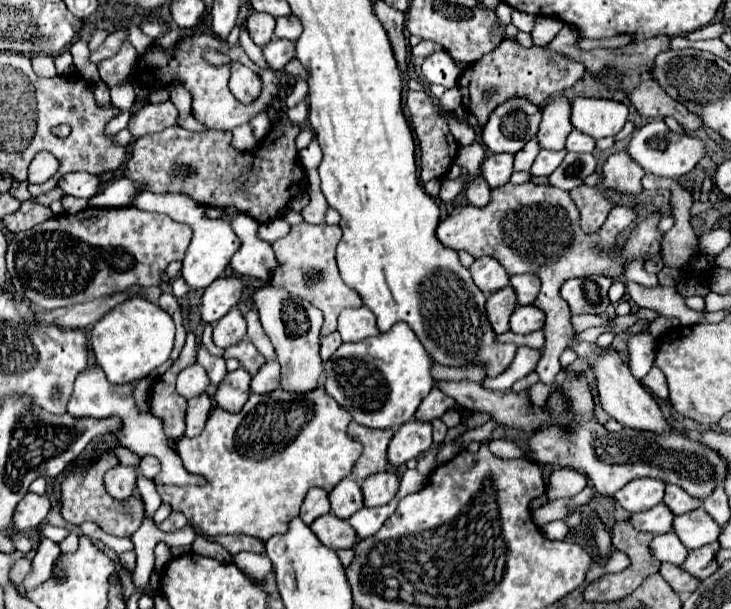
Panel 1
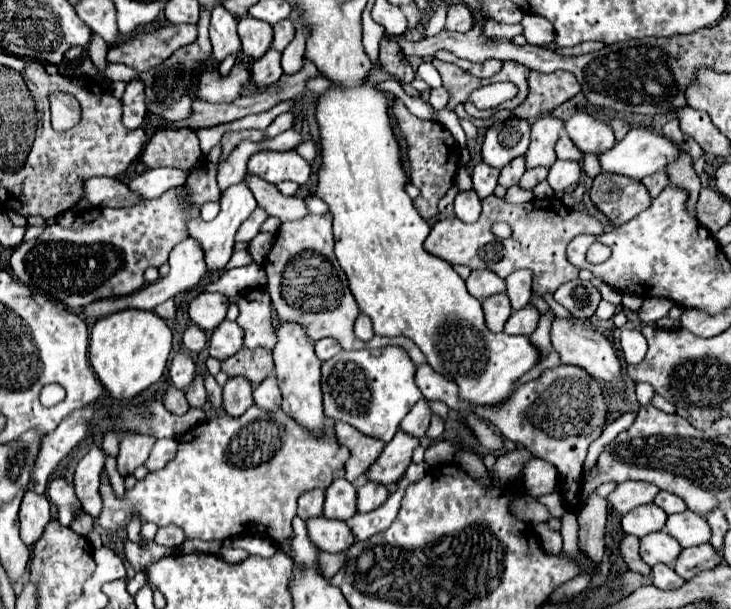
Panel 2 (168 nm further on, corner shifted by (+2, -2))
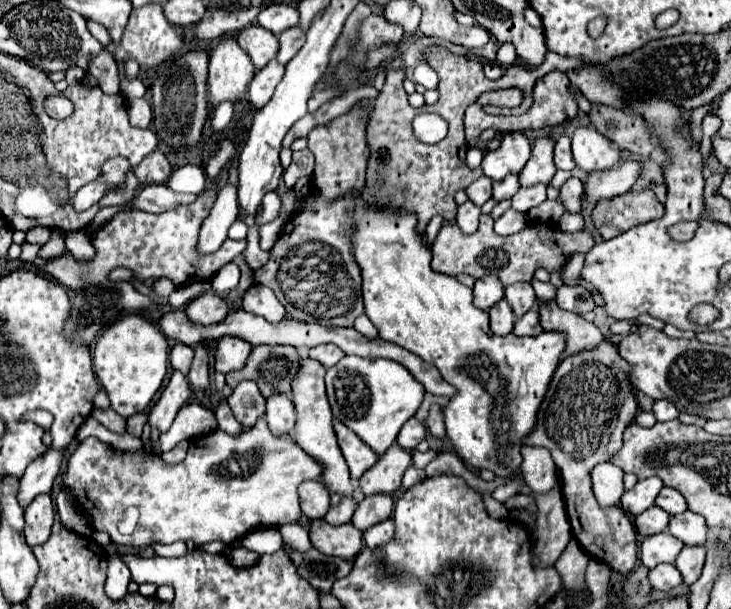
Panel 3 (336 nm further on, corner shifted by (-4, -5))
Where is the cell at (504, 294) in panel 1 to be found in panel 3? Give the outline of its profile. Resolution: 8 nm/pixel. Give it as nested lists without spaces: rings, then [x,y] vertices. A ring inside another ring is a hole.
[[[501,299],[499,303],[495,303],[489,309],[489,319],[491,319],[491,331],[495,335],[509,335],[513,329],[513,309],[509,307],[509,303],[505,299]]]

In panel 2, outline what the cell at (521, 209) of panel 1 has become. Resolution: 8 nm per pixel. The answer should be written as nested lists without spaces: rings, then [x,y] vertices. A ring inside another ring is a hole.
[[[489,196],[483,200],[483,212],[475,224],[465,224],[459,218],[437,220],[425,240],[425,250],[447,260],[449,264],[465,264],[471,270],[489,268],[497,276],[507,278],[519,268],[529,268],[533,272],[533,294],[545,296],[553,294],[561,284],[571,282],[579,276],[579,270],[569,264],[565,256],[567,244],[579,234],[603,234],[603,224],[593,216],[583,216],[581,212],[567,208],[567,218],[561,218],[549,208],[537,208],[533,202],[509,204],[505,198]],[[495,222],[507,222],[513,234],[505,240],[497,240],[491,232]]]

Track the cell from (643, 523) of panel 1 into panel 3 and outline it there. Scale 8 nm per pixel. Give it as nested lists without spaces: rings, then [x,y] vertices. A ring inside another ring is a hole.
[[[657,505],[649,507],[647,511],[643,511],[641,515],[635,517],[635,529],[641,537],[653,535],[653,533],[663,533],[667,529],[667,523],[669,523],[669,515]]]

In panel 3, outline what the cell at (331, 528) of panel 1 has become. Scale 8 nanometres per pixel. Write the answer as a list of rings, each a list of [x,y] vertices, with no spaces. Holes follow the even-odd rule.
[[[325,519],[311,521],[309,539],[315,549],[325,555],[335,555],[341,559],[353,559],[363,547],[363,533],[357,531],[351,523],[333,527]]]

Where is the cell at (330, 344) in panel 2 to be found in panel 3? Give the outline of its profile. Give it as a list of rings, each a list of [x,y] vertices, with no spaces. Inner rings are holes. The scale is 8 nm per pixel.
[[[327,343],[327,345],[317,345],[313,349],[309,349],[309,357],[319,361],[323,367],[333,367],[335,363],[339,363],[339,359],[343,357],[345,353],[339,349],[339,347],[333,347],[333,343]]]

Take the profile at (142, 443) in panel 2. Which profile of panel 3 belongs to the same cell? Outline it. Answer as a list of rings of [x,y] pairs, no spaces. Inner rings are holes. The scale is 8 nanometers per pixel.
[[[175,371],[161,399],[155,403],[155,407],[149,413],[149,425],[159,427],[161,433],[165,433],[171,427],[177,411],[185,405],[189,397],[191,397],[191,385],[189,385],[187,375],[181,371]]]

